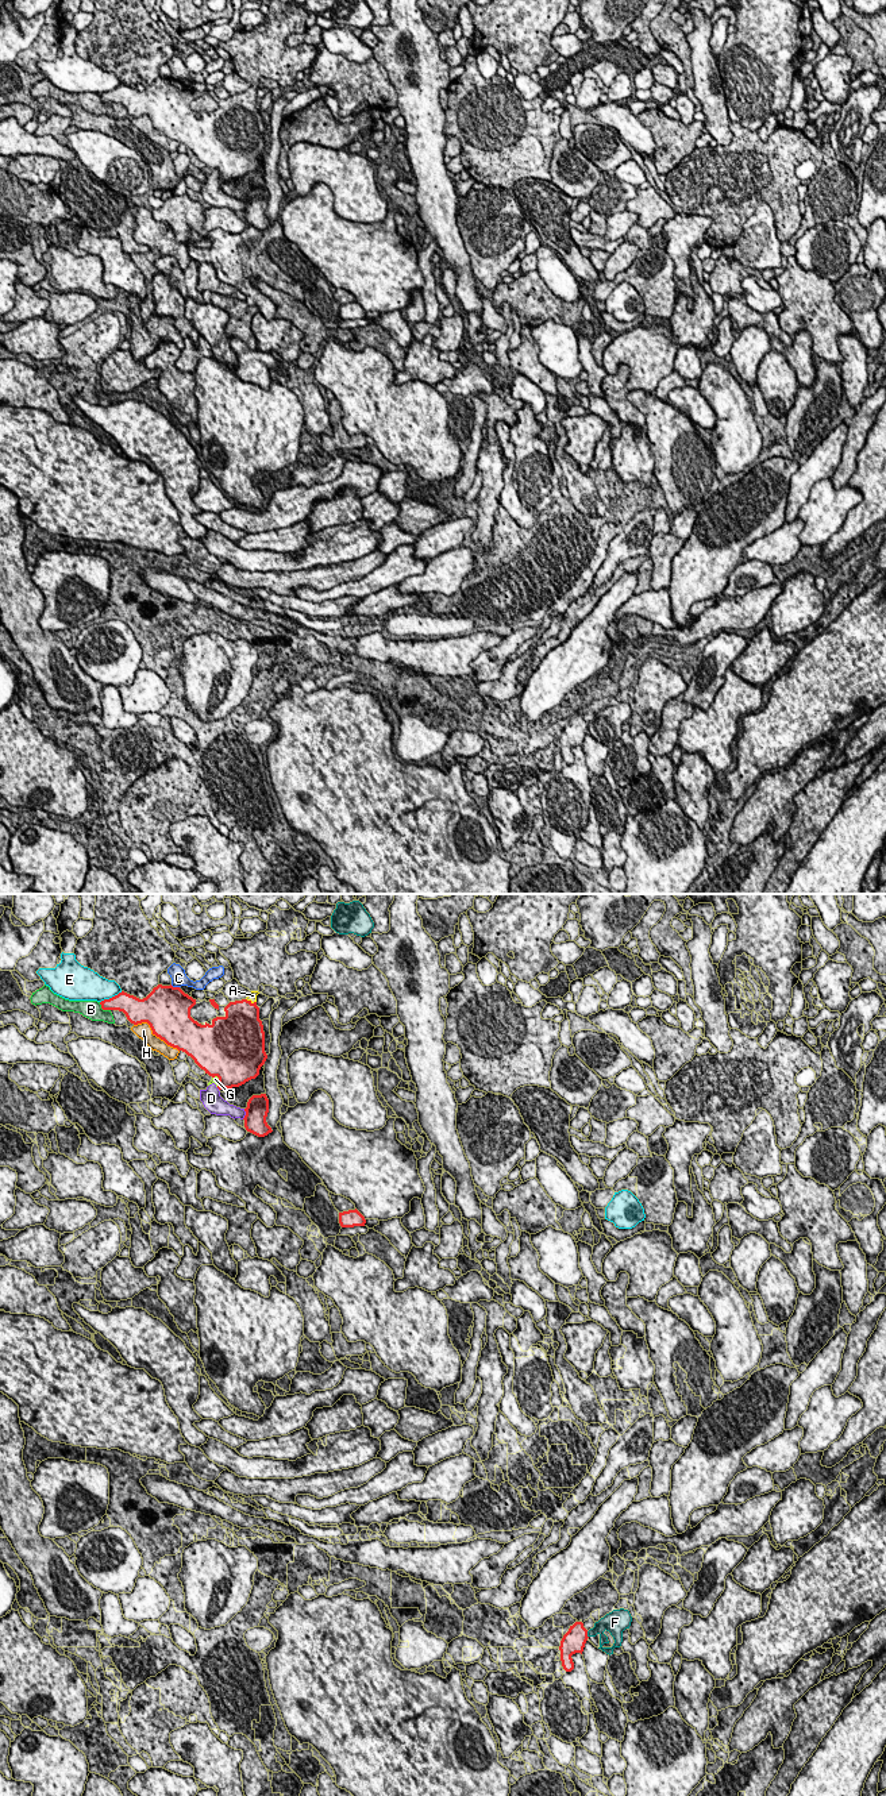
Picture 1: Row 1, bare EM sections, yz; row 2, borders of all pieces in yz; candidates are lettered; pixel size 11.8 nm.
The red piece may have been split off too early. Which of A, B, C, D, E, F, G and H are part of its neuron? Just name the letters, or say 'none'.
A

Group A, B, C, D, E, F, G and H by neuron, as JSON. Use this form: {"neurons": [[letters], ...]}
{"neurons": [["A"], ["B"], ["C"], ["D", "G"], ["E"], ["F"], ["H"]]}

